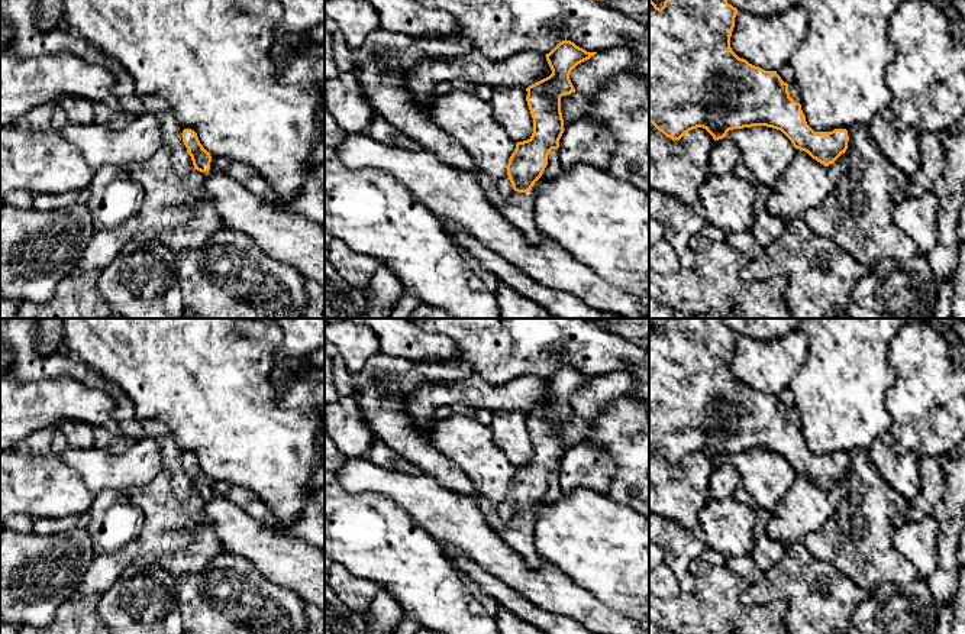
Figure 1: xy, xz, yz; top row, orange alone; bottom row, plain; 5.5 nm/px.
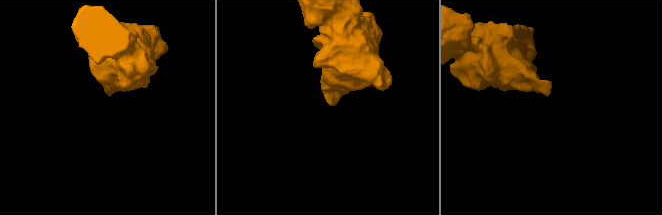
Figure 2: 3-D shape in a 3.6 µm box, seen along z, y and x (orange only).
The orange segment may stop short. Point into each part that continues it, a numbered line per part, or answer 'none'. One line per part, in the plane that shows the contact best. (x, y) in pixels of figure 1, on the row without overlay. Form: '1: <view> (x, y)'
1: xz (384, 411)

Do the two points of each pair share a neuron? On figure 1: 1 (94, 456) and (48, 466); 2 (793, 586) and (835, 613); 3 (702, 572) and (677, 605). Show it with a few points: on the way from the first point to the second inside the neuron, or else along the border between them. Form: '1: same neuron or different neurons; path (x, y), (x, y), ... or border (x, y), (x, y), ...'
1: different neurons; border (55, 455), (77, 474), (87, 488)
2: same neuron; path (803, 591), (809, 597), (817, 597), (825, 604)
3: same neuron; path (702, 582), (702, 591), (687, 605)

